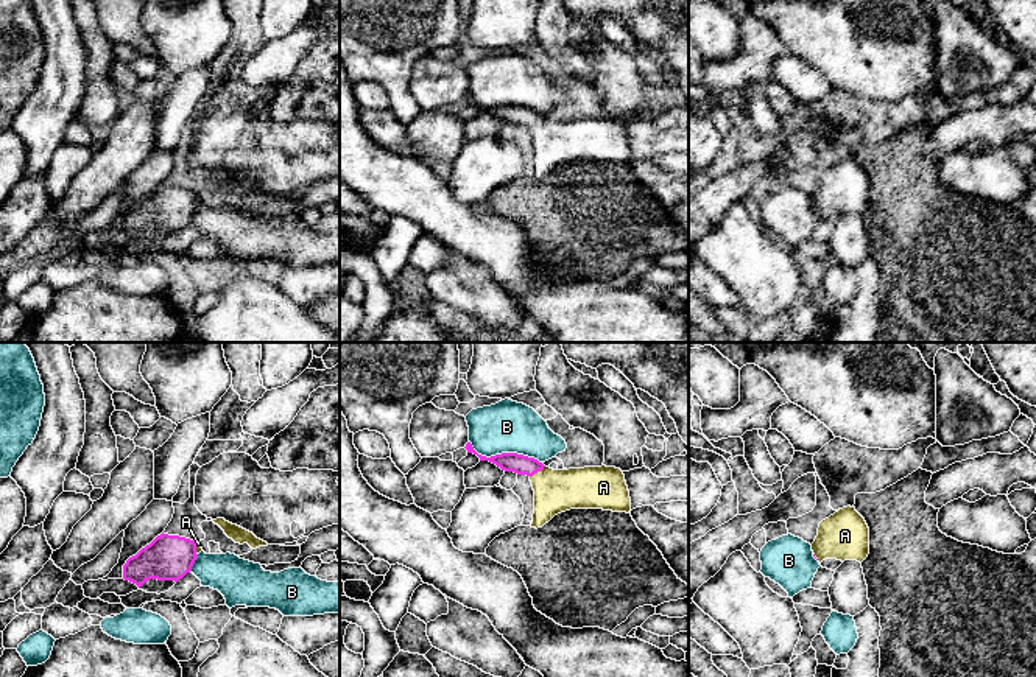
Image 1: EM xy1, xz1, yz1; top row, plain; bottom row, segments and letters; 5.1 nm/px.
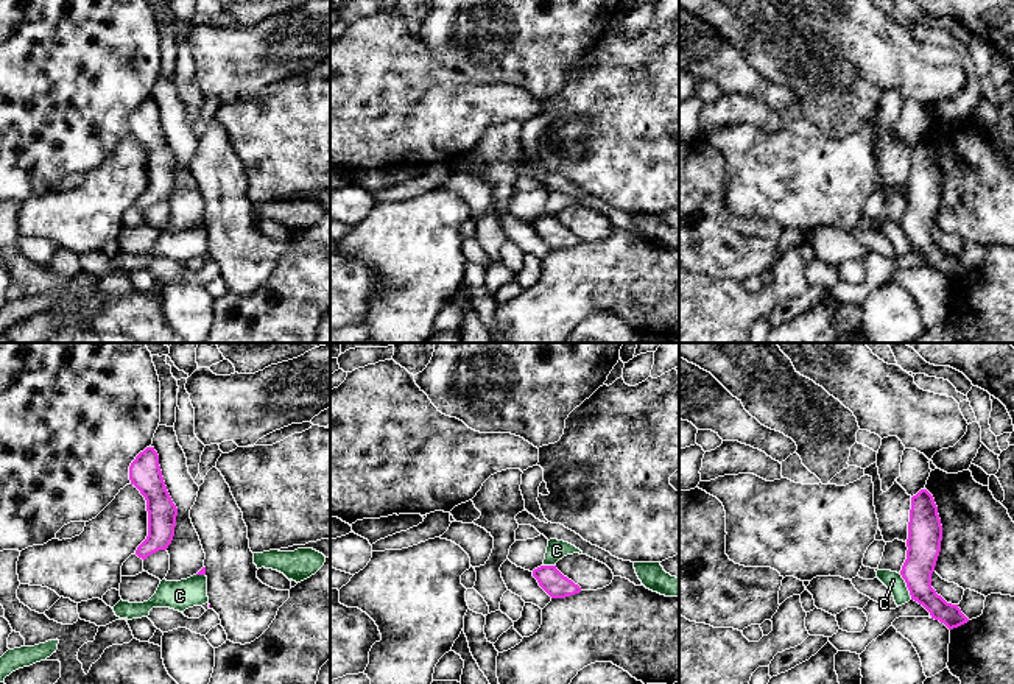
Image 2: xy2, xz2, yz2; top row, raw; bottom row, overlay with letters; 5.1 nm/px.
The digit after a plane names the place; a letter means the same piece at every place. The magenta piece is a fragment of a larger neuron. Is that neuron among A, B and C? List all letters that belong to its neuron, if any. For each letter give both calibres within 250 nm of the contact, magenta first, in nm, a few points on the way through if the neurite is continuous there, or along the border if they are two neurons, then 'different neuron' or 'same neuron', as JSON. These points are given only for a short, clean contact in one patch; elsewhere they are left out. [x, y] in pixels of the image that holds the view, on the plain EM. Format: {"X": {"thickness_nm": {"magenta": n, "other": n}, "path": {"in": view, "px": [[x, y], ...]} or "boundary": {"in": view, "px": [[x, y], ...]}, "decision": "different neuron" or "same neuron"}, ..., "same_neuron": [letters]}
{"A": {"thickness_nm": {"magenta": 100, "other": 220}, "path": {"in": "xz1", "px": [[519, 115], [530, 117], [536, 123], [555, 142]]}, "decision": "same neuron"}, "B": {"thickness_nm": {"magenta": 100, "other": 280}, "decision": "different neuron"}, "C": {"thickness_nm": {"magenta": 180, "other": 90}, "boundary": {"in": "yz2", "px": [[899, 225], [911, 250]]}, "decision": "different neuron"}, "same_neuron": ["A"]}

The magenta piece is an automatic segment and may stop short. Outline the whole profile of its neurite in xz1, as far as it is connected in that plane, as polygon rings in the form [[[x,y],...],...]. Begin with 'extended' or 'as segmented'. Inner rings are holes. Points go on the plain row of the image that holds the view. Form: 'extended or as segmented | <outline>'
extended | [[[470,93],[464,100],[480,112],[489,112],[505,123],[530,129],[534,142],[531,179],[542,179],[555,167],[570,160],[631,163],[629,142],[620,120],[601,117],[553,121],[534,109],[517,104],[486,109],[478,106]]]

